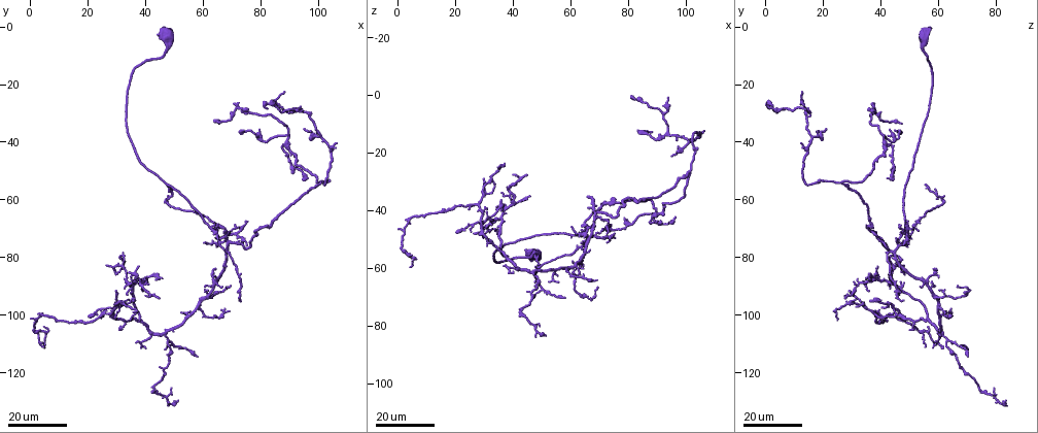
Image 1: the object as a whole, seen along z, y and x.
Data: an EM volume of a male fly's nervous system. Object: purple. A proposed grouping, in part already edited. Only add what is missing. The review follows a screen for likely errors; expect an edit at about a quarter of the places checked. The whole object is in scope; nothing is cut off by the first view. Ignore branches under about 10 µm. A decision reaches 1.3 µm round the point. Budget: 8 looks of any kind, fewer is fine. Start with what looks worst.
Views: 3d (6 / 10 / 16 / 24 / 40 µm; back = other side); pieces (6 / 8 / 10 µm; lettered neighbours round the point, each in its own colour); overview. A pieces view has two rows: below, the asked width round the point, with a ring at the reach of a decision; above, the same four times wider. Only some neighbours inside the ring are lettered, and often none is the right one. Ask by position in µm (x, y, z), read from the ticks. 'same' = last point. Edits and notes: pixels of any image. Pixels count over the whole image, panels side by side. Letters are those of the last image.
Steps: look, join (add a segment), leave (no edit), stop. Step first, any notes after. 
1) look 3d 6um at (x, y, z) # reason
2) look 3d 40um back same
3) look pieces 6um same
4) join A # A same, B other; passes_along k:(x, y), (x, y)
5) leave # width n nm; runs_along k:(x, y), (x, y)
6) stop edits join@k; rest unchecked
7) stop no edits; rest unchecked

look 3d 16um at (26, 83, 48) # tapers out

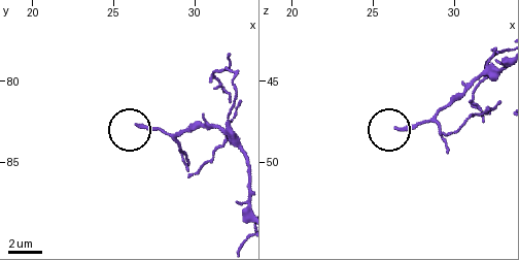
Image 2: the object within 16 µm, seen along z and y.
look pieces 10um at (26.6, 82.7, 48.0) # what lies round it

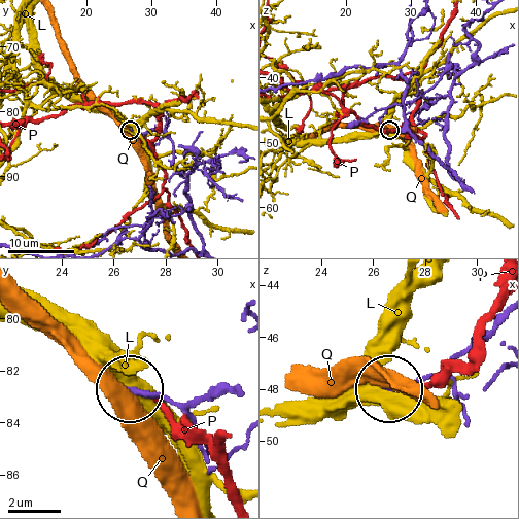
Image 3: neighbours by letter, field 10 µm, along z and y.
leave # L other, P other, Q other; no lettered segment goes on from it

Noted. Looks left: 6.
look 3d 16um at (66, 68, 36) # free end

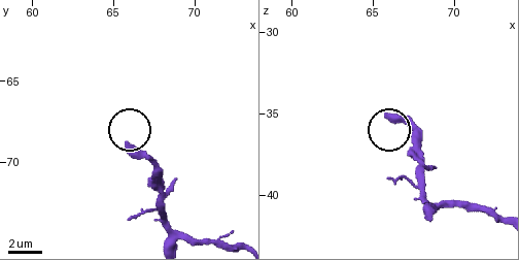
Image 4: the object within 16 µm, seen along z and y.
look pieces 6um at (65.8, 68.9, 35.1) # what lies round it

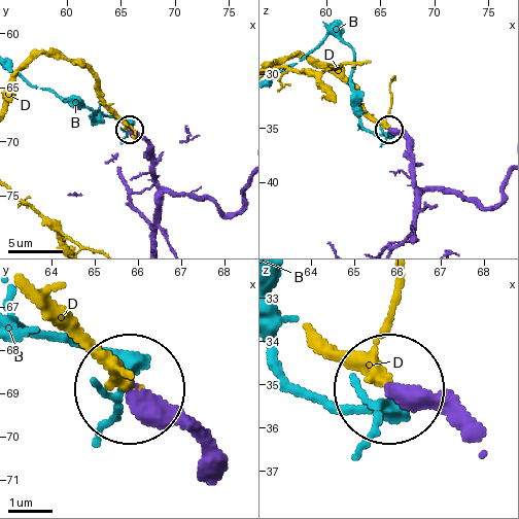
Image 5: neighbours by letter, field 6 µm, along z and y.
join D # B other, D same; passes_along 5:(208, 454), (57, 310); the neuron continues

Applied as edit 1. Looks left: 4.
look overview

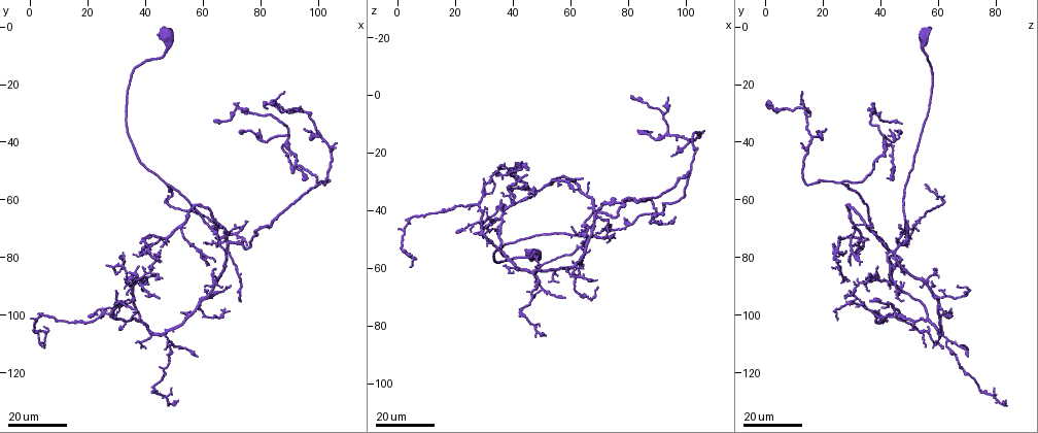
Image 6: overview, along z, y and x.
look 3d 16um at (30, 91, 30) # branch stops here

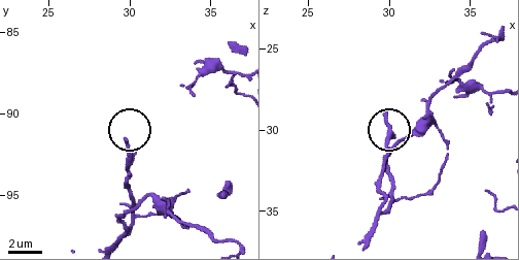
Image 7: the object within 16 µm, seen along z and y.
look pieces 6um at (29.7, 91.7, 29.2)

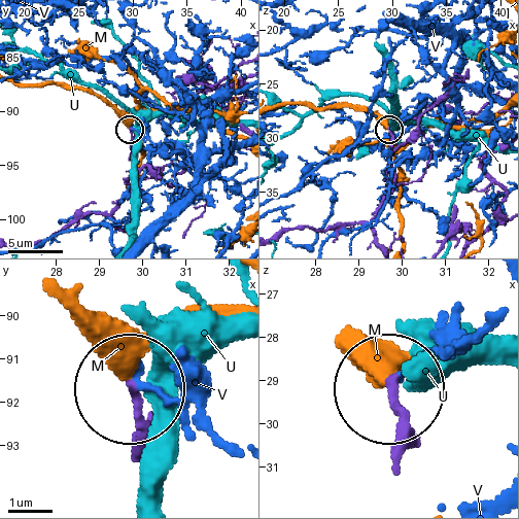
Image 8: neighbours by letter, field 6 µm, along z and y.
leave # M other, U other, V other; runs_along 8:(135, 453), (135, 390); none of them fits

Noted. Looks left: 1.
stop edits join@5; rest unchecked

